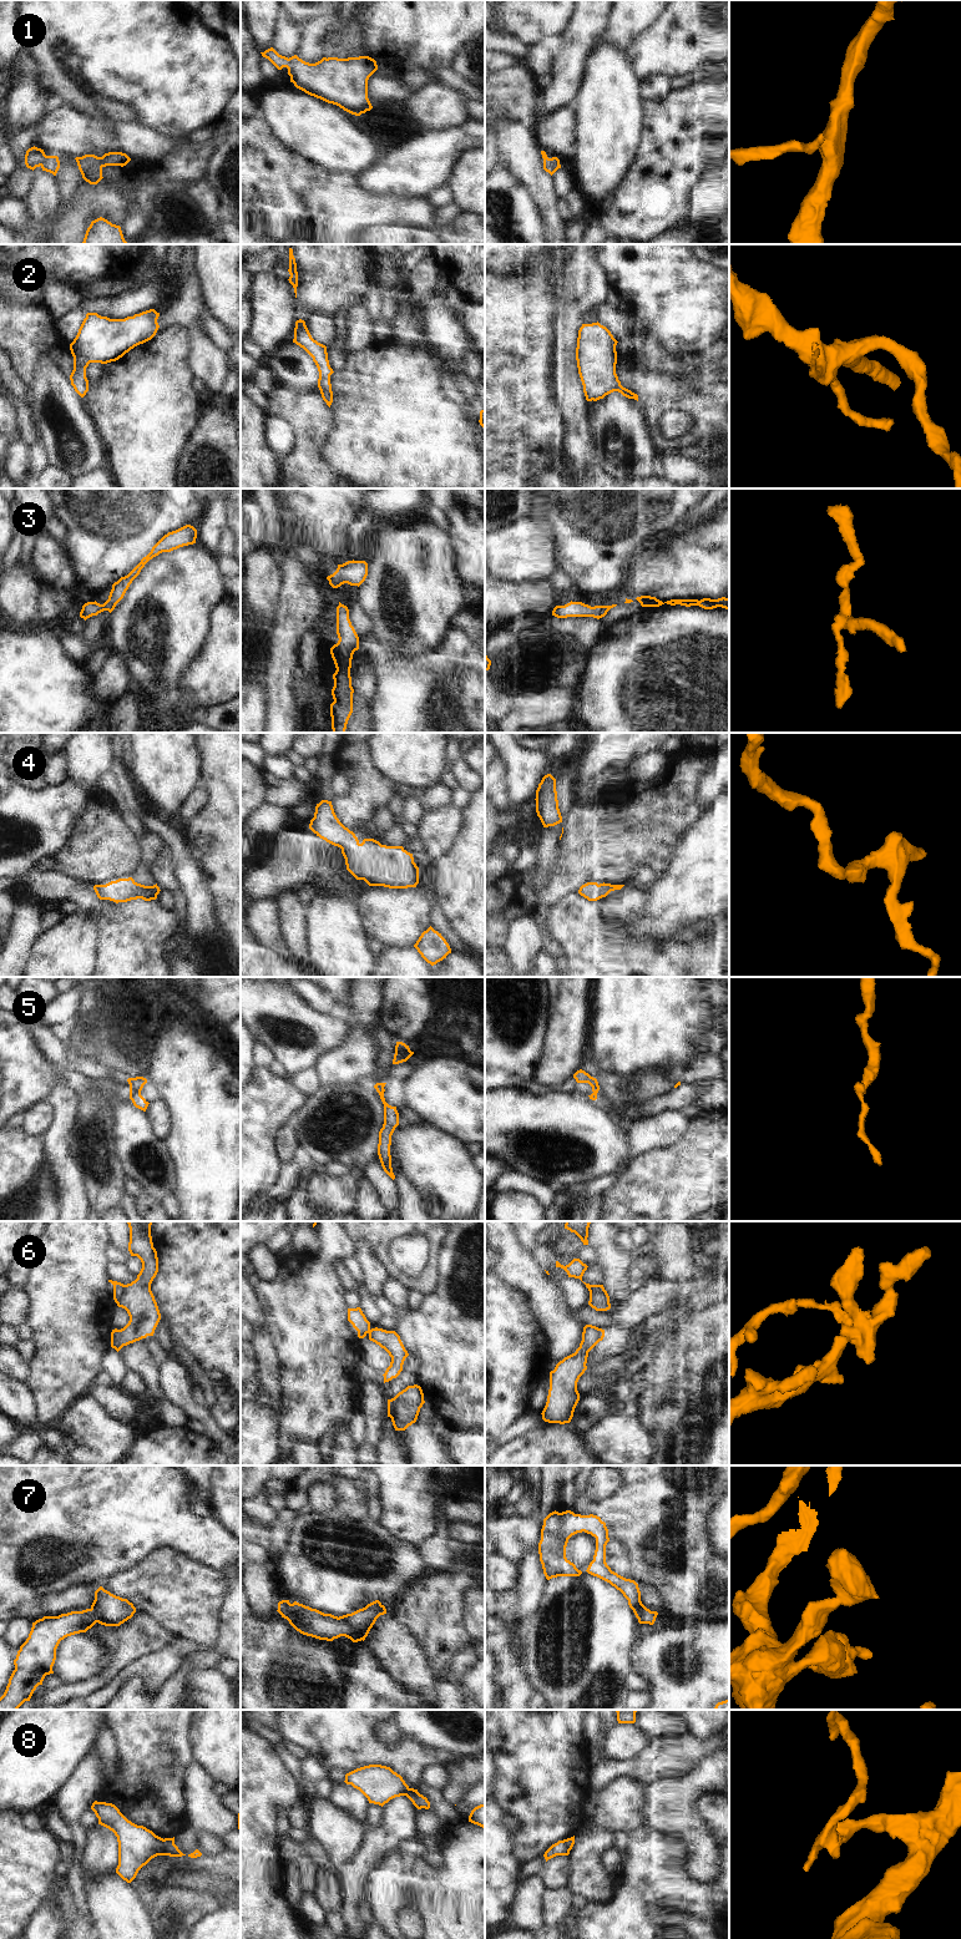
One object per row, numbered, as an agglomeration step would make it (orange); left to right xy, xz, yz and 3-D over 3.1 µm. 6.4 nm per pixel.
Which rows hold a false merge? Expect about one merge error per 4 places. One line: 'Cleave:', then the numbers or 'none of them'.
Cleave: 5, 6

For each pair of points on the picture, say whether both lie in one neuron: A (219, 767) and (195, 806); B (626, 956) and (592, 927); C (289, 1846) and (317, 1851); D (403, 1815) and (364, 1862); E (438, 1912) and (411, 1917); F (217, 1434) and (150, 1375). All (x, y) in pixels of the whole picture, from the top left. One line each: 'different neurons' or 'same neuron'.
A: different neurons
B: same neuron
C: same neuron
D: same neuron
E: different neurons
F: different neurons

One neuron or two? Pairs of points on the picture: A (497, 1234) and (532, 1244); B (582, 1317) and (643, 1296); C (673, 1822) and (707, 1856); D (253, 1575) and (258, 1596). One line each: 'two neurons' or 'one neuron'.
A: two neurons
B: one neuron
C: one neuron
D: one neuron

